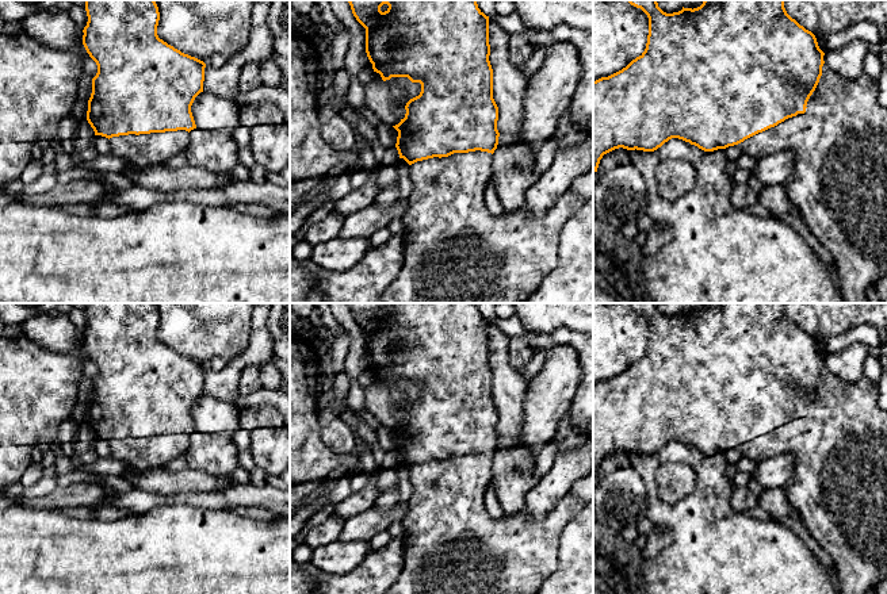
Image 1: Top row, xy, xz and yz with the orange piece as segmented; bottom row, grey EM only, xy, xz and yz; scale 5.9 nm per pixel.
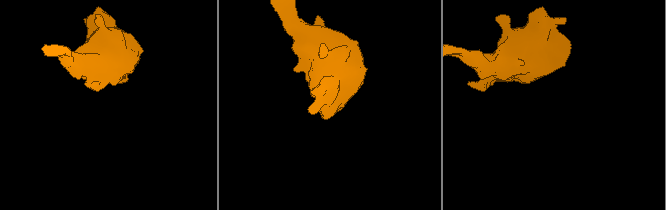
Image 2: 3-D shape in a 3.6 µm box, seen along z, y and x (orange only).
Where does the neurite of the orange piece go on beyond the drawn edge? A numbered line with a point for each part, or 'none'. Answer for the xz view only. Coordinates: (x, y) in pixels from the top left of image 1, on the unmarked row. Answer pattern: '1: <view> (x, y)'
1: xz (451, 545)

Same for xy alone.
1: xy (141, 453)

